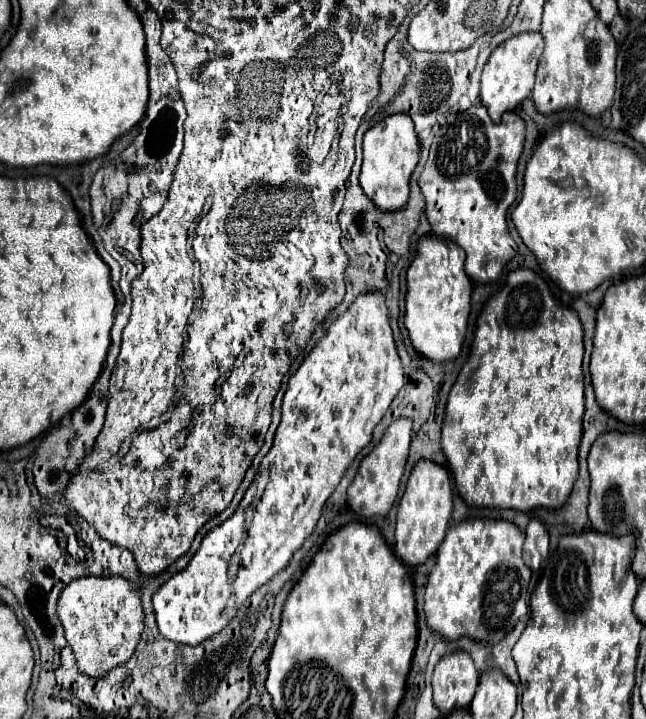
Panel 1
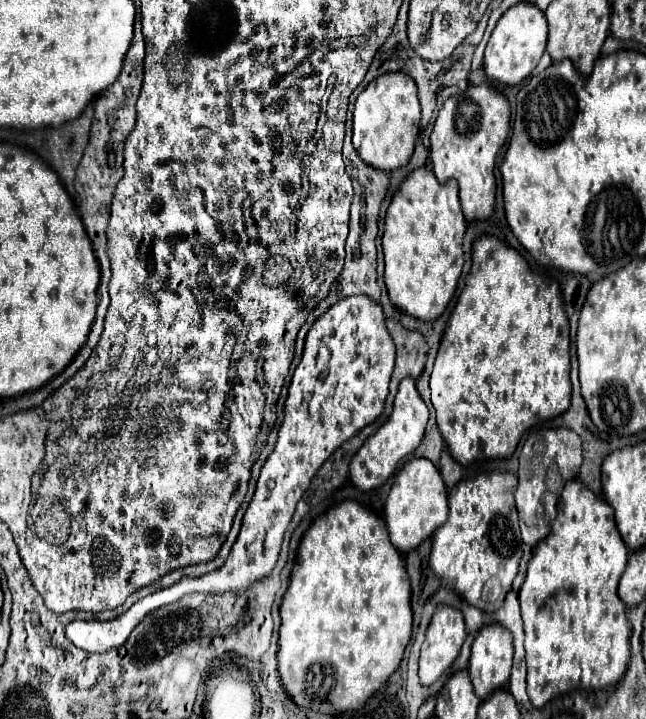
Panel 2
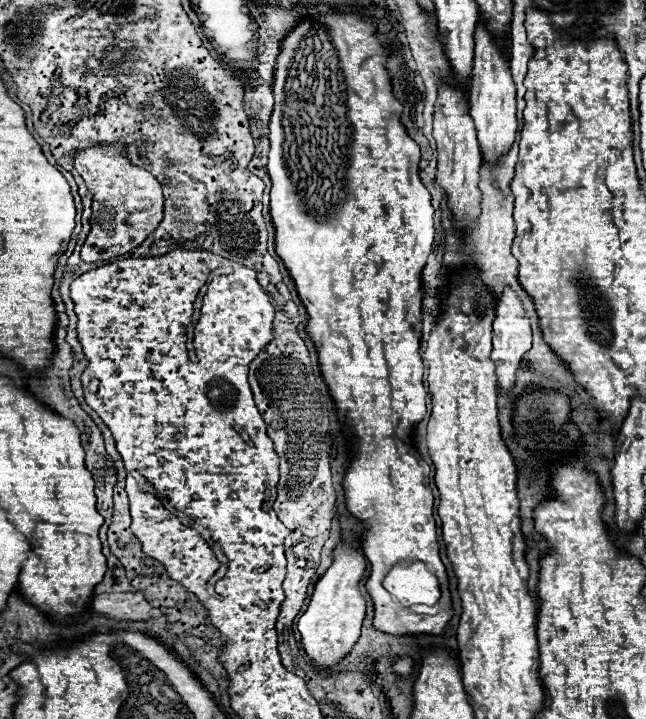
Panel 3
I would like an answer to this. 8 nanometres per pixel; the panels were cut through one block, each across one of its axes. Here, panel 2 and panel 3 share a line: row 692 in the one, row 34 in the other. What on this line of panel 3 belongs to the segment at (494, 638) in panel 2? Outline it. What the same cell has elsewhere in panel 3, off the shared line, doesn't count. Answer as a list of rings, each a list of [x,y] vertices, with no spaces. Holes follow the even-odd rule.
[[[480,22],[476,28],[476,50],[474,50],[474,70],[470,82],[470,116],[474,118],[478,130],[478,142],[482,150],[482,158],[488,164],[496,164],[504,154],[508,154],[516,136],[516,98],[514,98],[514,82],[508,68],[508,58],[494,42],[494,36]]]

